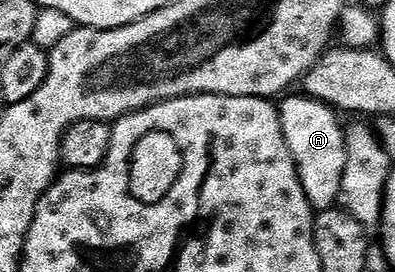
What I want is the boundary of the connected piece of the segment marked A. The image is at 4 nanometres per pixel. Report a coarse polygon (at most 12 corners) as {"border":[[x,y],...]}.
{"border":[[302,93],[278,104],[316,212],[339,203],[347,137],[335,108]]}

